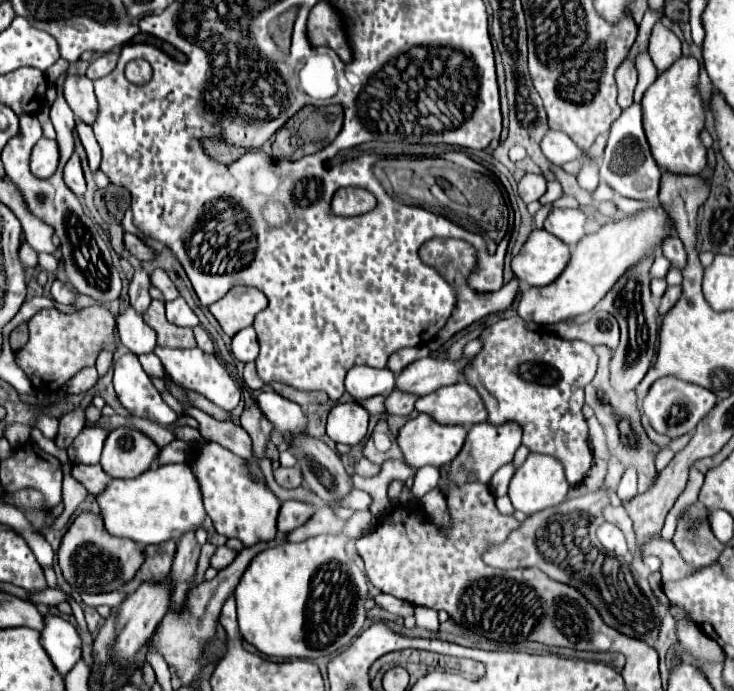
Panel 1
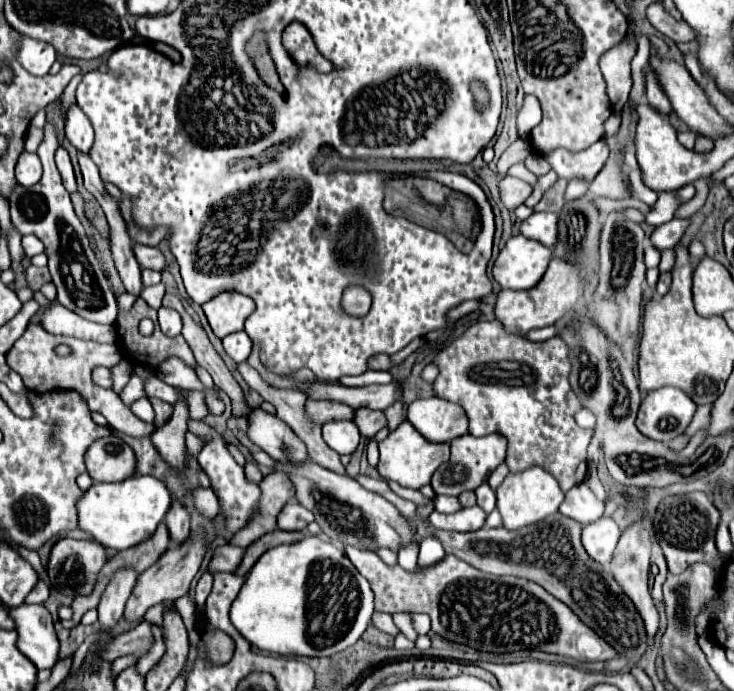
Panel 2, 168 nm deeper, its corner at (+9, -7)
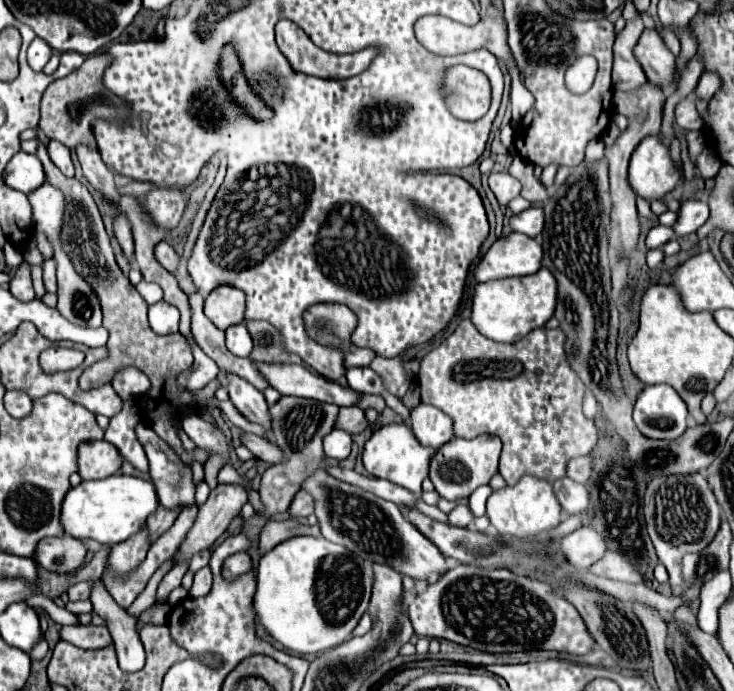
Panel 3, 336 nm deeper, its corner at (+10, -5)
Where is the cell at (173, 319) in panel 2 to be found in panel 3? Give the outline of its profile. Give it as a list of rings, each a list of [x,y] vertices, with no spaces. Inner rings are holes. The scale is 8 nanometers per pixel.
[[[164,300],[156,302],[150,306],[148,310],[148,320],[150,320],[150,328],[156,334],[172,334],[178,332],[178,310],[172,304],[166,304]]]

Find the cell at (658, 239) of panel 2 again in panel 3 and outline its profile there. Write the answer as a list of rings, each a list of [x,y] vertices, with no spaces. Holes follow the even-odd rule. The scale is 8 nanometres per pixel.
[[[686,200],[678,212],[678,222],[674,224],[676,236],[696,232],[708,220],[708,202],[706,200]]]

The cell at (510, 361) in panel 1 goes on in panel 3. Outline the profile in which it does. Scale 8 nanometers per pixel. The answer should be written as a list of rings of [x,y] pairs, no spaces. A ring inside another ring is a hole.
[[[462,320],[458,324],[458,328],[434,350],[430,350],[422,362],[420,362],[420,370],[418,370],[418,386],[420,386],[420,400],[422,404],[432,404],[436,408],[440,408],[442,412],[446,412],[452,422],[454,422],[454,434],[460,436],[460,438],[476,438],[478,434],[492,434],[492,436],[498,436],[504,444],[504,450],[502,450],[502,460],[500,460],[500,474],[502,478],[506,480],[508,486],[514,486],[522,476],[530,474],[534,478],[540,478],[540,480],[546,480],[546,482],[554,482],[554,480],[560,480],[566,476],[566,464],[568,460],[572,458],[578,458],[578,456],[586,456],[594,446],[596,446],[596,428],[594,428],[594,422],[588,420],[582,412],[582,396],[584,396],[584,384],[582,380],[578,380],[576,372],[570,368],[568,364],[568,358],[566,358],[566,352],[564,352],[564,332],[560,328],[554,328],[554,330],[548,330],[548,328],[536,328],[532,330],[530,334],[526,334],[522,340],[514,342],[514,344],[500,344],[500,342],[494,342],[494,340],[488,340],[486,336],[482,336],[474,324],[470,324],[470,320]]]

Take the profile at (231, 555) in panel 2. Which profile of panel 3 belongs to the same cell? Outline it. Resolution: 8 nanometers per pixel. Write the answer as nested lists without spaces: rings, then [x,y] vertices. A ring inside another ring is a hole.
[[[240,552],[240,554],[226,558],[226,562],[222,566],[222,576],[224,576],[224,580],[234,580],[236,576],[248,574],[250,570],[252,570],[252,558],[246,552]]]

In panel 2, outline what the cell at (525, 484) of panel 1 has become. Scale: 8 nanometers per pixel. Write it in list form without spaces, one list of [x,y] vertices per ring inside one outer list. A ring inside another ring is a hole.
[[[531,466],[523,472],[507,474],[507,478],[497,488],[497,510],[501,512],[503,526],[509,530],[517,530],[517,528],[535,524],[535,522],[555,514],[559,510],[561,502],[563,502],[563,492],[561,492],[559,484],[547,470],[543,470],[539,466]]]

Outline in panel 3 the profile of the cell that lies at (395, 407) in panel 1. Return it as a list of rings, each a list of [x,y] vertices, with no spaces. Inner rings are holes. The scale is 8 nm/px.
[[[358,406],[340,408],[340,414],[338,414],[338,418],[336,418],[334,428],[340,428],[340,430],[350,432],[350,434],[360,434],[360,432],[366,428],[364,410],[360,410]]]

